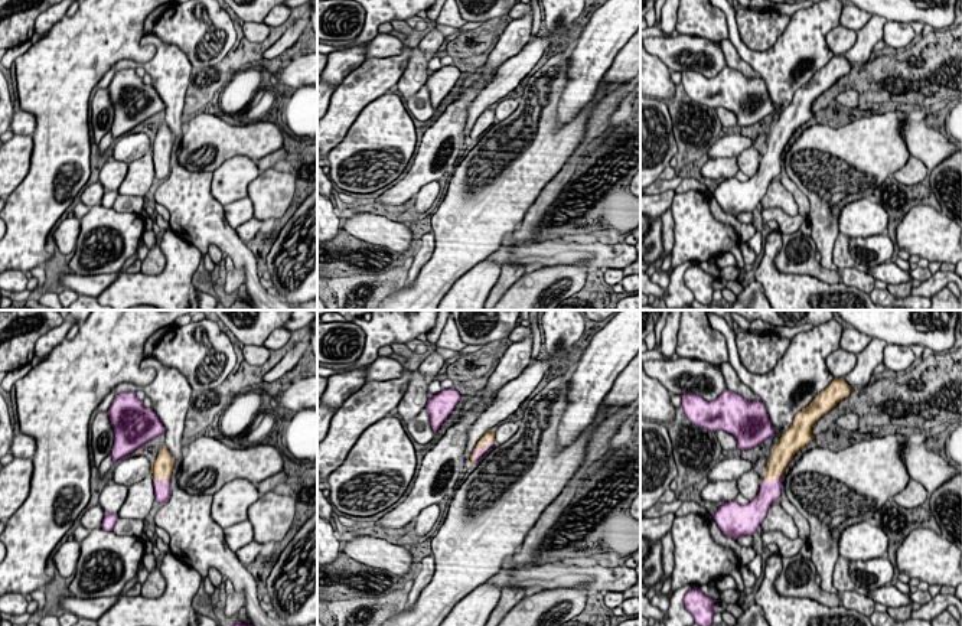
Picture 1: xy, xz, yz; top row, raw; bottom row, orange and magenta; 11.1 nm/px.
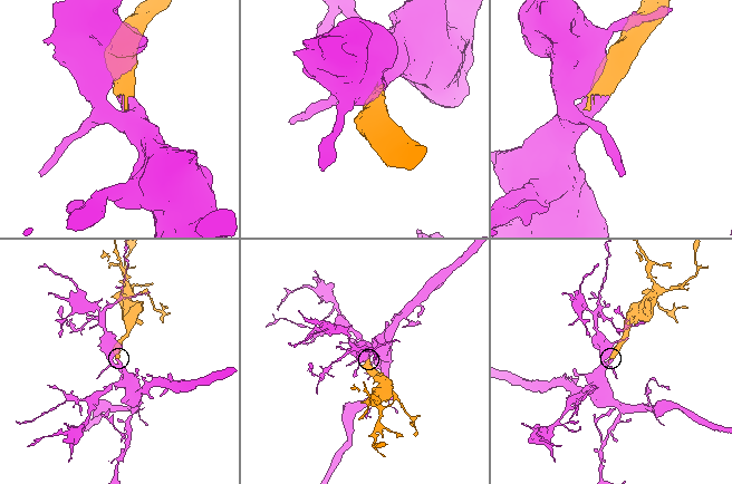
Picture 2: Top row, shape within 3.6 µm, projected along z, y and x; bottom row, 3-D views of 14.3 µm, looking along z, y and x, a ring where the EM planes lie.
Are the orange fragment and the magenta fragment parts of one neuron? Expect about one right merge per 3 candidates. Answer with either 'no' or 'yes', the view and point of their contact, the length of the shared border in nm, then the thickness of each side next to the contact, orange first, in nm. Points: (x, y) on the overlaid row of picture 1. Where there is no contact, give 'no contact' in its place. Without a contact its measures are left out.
yes | xz (479, 449) | 340 nm | 130/100 nm

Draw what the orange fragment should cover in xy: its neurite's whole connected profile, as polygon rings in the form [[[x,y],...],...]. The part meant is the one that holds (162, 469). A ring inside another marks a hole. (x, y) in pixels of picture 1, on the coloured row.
[[[163,446],[156,462],[151,464],[156,502],[164,503],[170,498],[172,472],[173,457],[167,447]]]

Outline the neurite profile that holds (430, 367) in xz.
[[[433,351],[433,353],[423,361],[423,363],[418,366],[418,371],[423,374],[427,384],[437,378],[444,362],[446,359],[437,351]]]

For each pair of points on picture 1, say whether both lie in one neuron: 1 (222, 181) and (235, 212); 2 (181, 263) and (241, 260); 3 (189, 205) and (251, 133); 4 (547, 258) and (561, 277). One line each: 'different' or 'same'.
1: different
2: different
3: different
4: different

